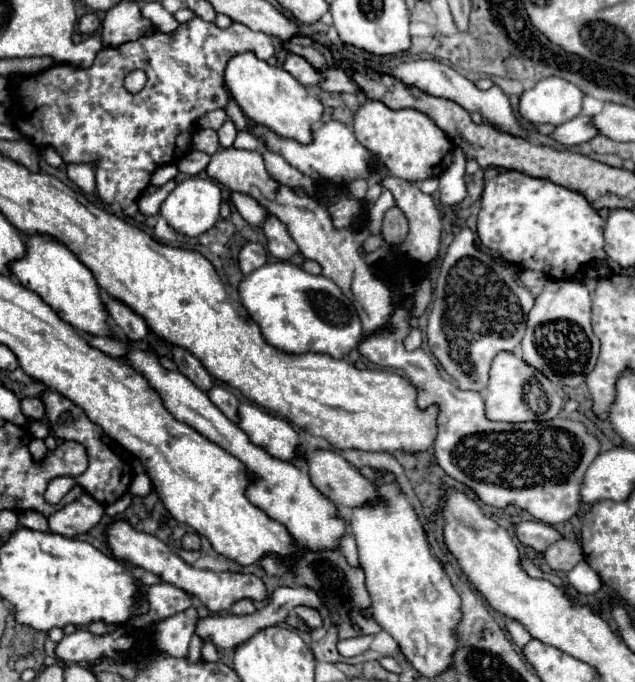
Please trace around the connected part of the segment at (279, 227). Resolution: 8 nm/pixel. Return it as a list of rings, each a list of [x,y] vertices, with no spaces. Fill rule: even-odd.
[[[267,216],[267,220],[263,222],[263,234],[267,238],[267,248],[275,258],[291,262],[291,264],[303,262],[303,256],[297,244],[291,240],[285,224],[281,224],[275,216]]]

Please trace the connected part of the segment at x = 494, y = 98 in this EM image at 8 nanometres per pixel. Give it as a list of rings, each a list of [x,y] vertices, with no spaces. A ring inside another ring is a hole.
[[[413,60],[413,62],[401,64],[399,68],[377,68],[377,70],[379,72],[389,72],[395,78],[399,78],[401,82],[405,82],[409,86],[417,86],[417,88],[421,88],[423,92],[427,92],[431,96],[453,100],[459,106],[463,106],[467,112],[479,112],[483,118],[487,118],[489,124],[493,124],[493,126],[507,126],[509,134],[513,134],[513,136],[521,136],[521,138],[527,136],[527,130],[521,128],[521,124],[517,122],[517,118],[513,116],[509,98],[497,86],[491,86],[489,90],[481,92],[481,90],[475,88],[473,82],[469,82],[467,78],[463,78],[461,74],[457,74],[451,66],[445,66],[445,64],[437,62],[437,60]]]

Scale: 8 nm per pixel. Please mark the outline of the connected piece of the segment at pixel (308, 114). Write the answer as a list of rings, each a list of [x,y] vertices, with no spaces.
[[[245,52],[229,60],[225,68],[225,84],[231,90],[233,100],[251,122],[269,128],[279,138],[291,138],[299,144],[311,144],[313,124],[321,120],[323,106],[289,72],[277,66],[269,66],[267,62],[255,58],[255,54]]]

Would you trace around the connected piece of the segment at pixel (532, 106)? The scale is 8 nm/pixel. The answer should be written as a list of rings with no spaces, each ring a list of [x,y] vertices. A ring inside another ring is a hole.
[[[557,76],[539,80],[519,98],[519,114],[531,124],[563,124],[581,110],[583,92]]]

